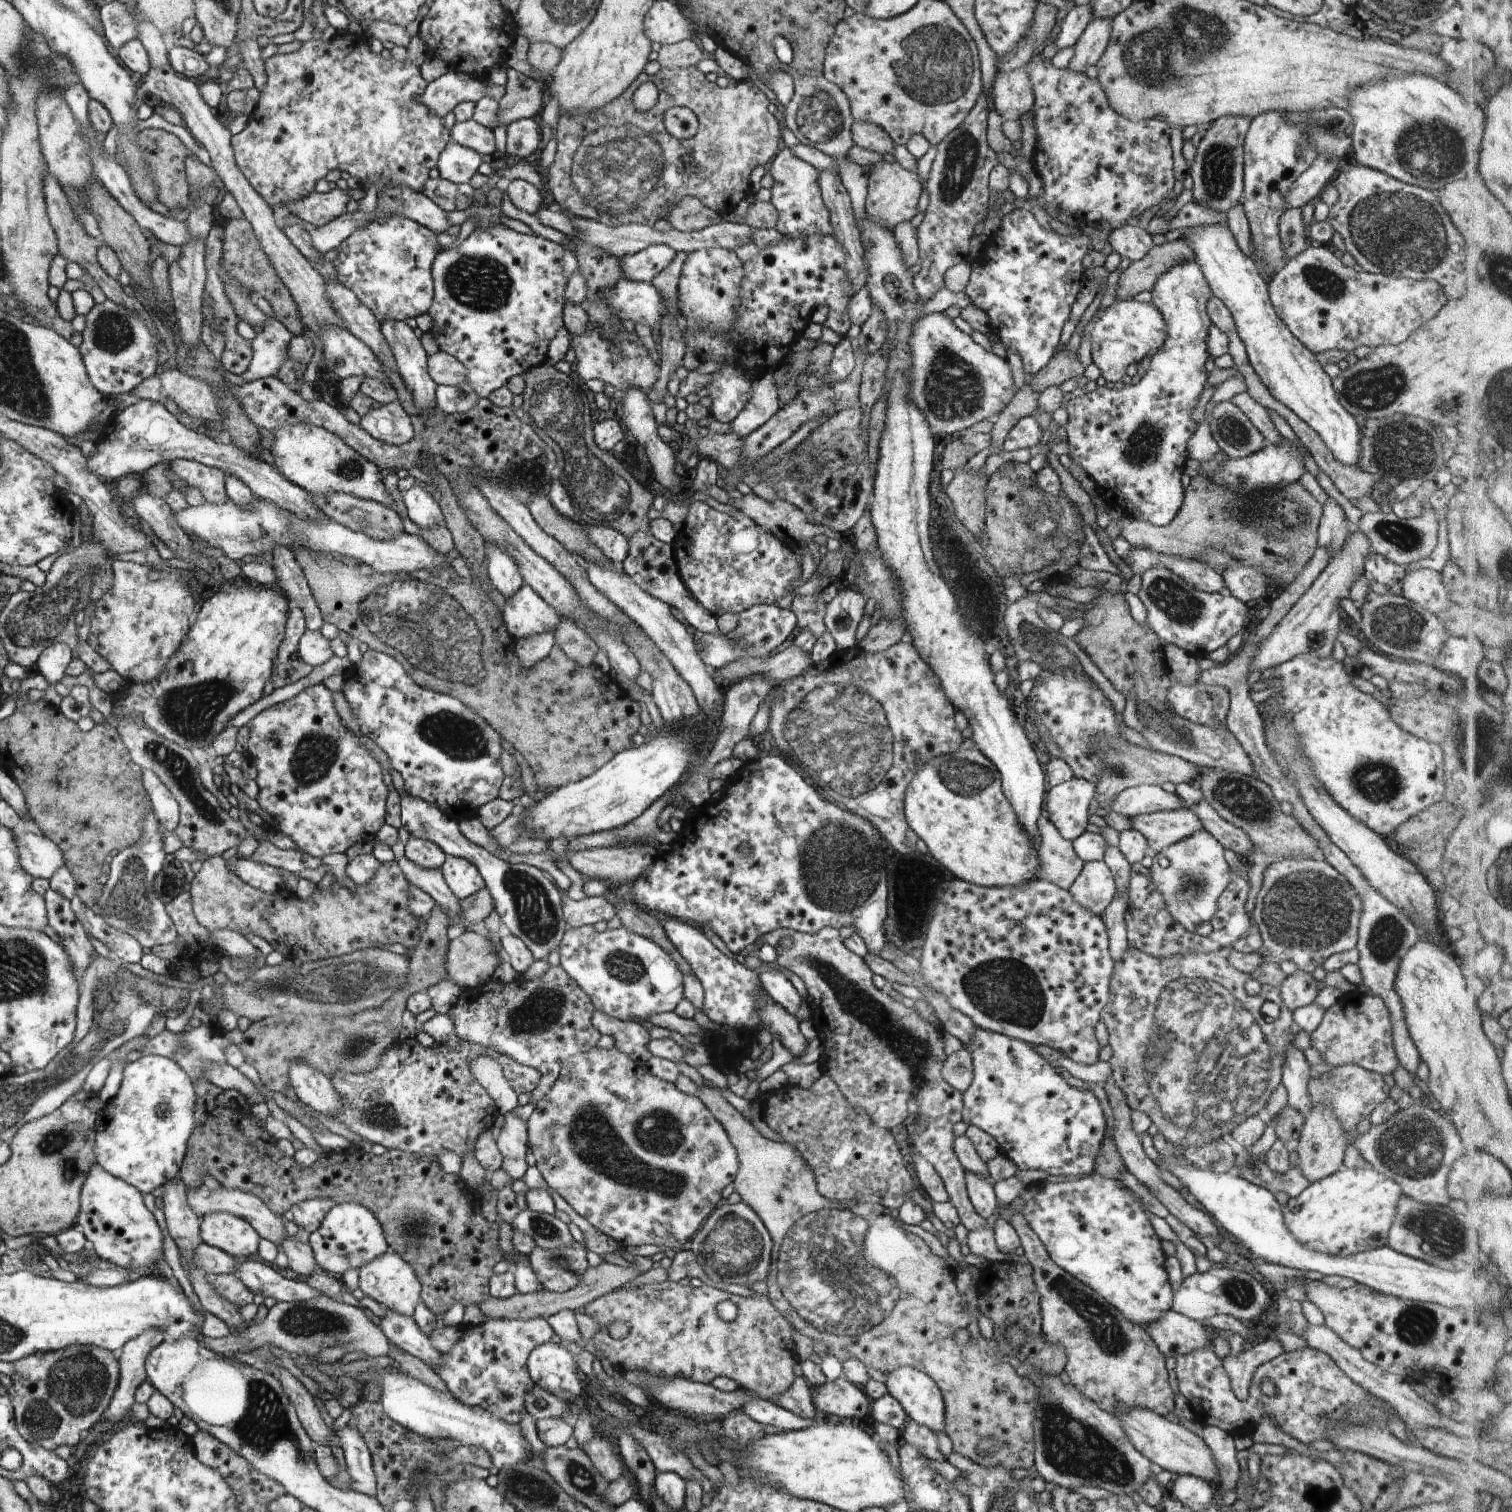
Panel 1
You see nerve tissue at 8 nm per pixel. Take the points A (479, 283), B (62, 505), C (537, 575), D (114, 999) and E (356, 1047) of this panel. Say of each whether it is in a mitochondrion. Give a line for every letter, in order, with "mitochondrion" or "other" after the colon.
A: mitochondrion
B: other
C: other
D: mitochondrion
E: mitochondrion

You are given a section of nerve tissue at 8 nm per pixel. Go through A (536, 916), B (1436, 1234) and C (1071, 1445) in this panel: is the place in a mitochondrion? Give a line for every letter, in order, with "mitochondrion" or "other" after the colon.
A: mitochondrion
B: mitochondrion
C: mitochondrion

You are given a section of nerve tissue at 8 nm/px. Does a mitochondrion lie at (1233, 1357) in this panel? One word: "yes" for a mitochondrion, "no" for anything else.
no

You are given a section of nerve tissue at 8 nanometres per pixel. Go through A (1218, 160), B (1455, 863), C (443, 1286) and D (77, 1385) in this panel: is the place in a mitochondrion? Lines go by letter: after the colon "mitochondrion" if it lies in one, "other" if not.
A: mitochondrion
B: other
C: other
D: mitochondrion

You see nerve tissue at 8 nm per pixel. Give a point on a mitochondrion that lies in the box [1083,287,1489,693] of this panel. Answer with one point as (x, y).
(1286, 518)

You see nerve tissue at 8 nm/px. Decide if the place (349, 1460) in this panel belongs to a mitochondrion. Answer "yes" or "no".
no

